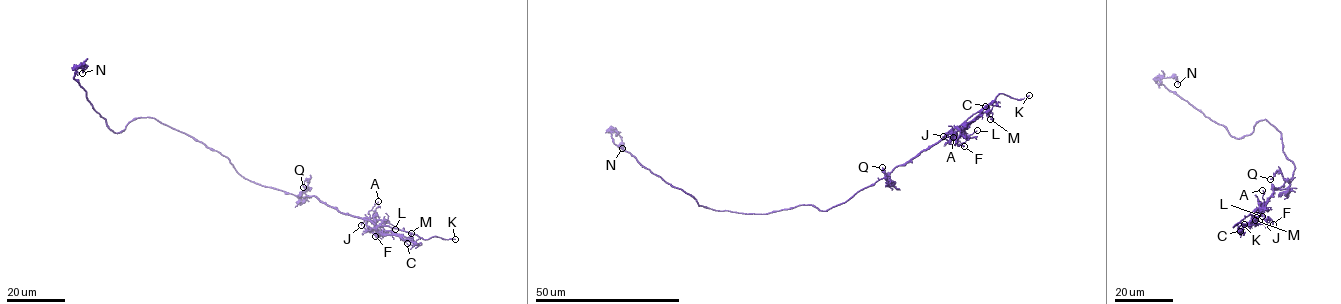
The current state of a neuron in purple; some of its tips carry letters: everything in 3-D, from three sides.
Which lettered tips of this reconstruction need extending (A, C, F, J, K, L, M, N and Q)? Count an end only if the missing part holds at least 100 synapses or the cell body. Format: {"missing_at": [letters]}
{"missing_at": ["K"]}

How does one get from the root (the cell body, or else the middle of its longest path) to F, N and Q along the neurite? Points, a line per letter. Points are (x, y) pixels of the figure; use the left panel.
F: (220, 153), (246, 179), (300, 197), (314, 196), (342, 213), (362, 217), (375, 236)
N: (220, 153), (153, 118), (133, 119), (124, 130), (112, 132), (74, 78), (76, 69), (86, 65), (82, 73)
Q: (220, 153), (239, 174), (262, 186), (303, 198), (301, 195), (307, 186), (306, 180), (303, 187)

